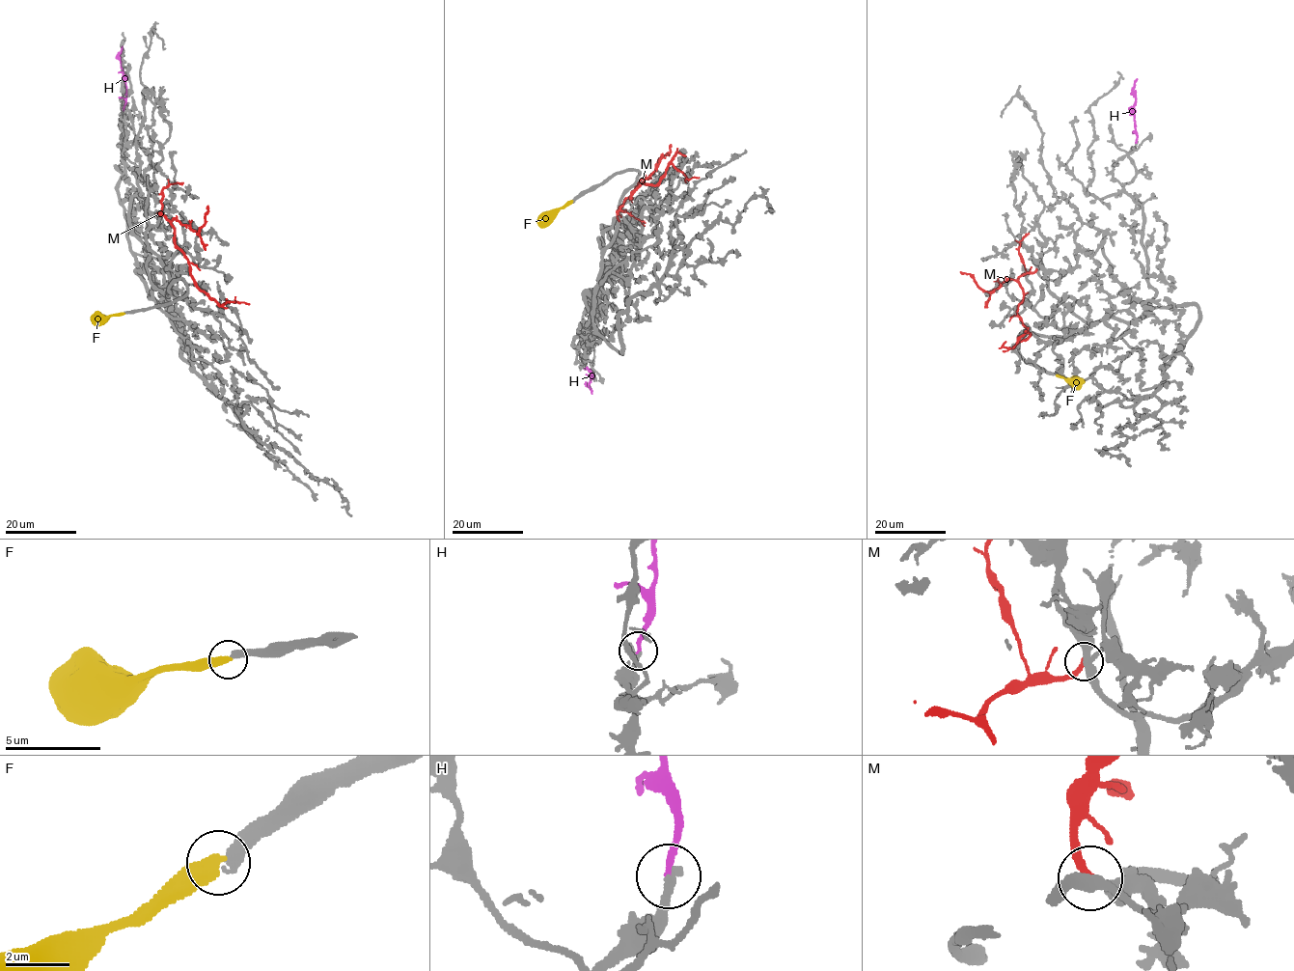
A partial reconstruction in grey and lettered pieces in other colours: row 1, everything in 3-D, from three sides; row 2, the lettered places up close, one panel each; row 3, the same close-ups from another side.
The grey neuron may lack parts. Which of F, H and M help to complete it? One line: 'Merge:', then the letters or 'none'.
Merge: H

